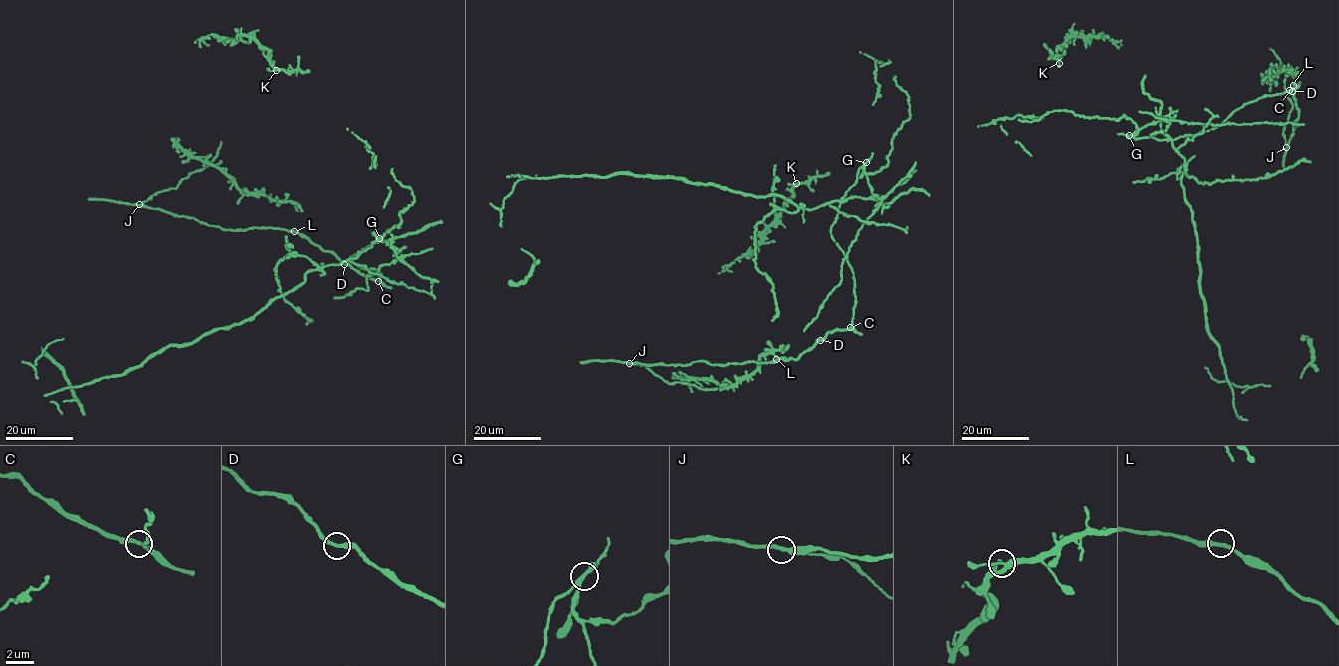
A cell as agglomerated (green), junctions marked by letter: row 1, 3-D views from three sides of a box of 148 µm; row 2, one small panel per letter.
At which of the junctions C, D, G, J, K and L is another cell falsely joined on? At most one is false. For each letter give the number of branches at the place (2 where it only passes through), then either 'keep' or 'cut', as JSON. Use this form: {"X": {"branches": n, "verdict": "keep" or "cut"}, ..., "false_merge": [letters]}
{"C": {"branches": 3, "verdict": "keep"}, "D": {"branches": 2, "verdict": "keep"}, "G": {"branches": 3, "verdict": "cut"}, "J": {"branches": 3, "verdict": "keep"}, "K": {"branches": 3, "verdict": "keep"}, "L": {"branches": 2, "verdict": "keep"}, "false_merge": ["G"]}

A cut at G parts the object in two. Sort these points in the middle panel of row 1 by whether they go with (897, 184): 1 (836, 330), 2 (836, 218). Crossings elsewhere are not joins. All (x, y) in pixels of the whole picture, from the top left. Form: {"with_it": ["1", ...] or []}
{"with_it": []}

